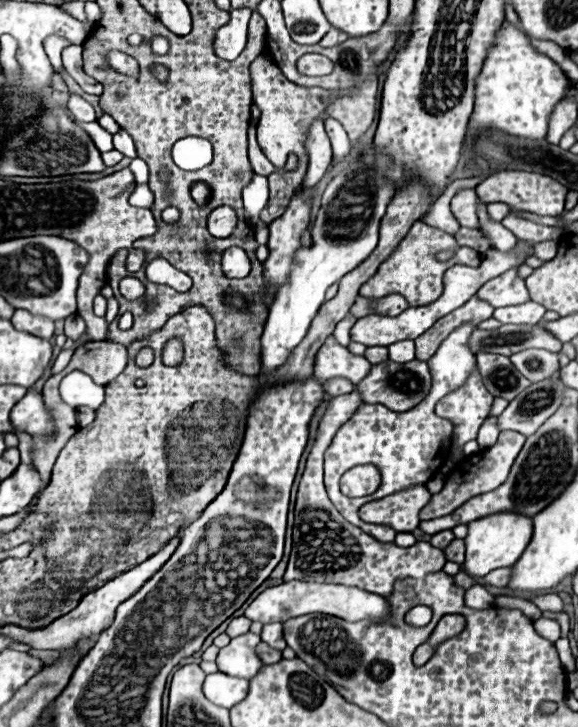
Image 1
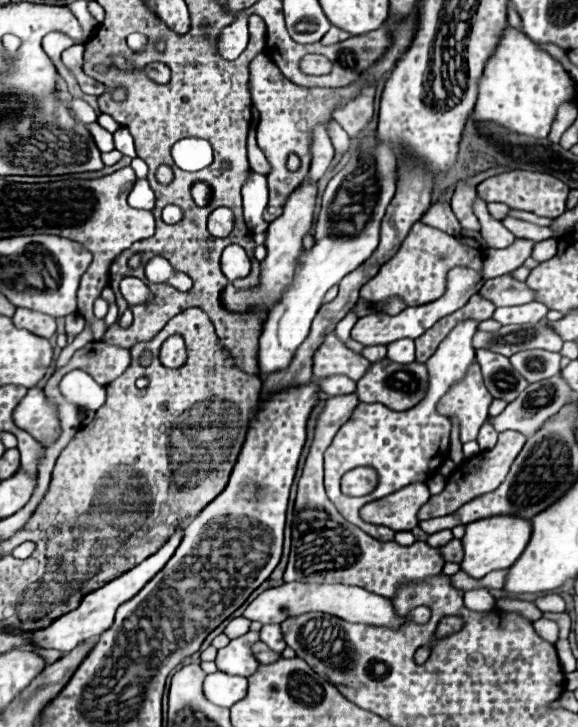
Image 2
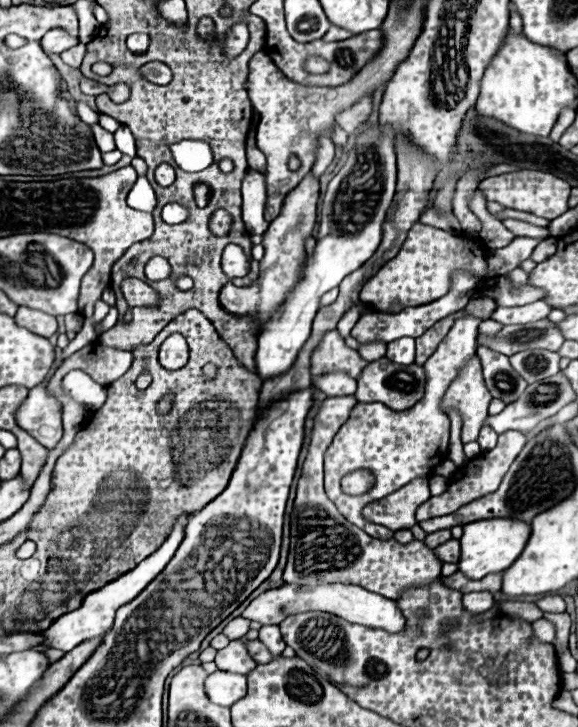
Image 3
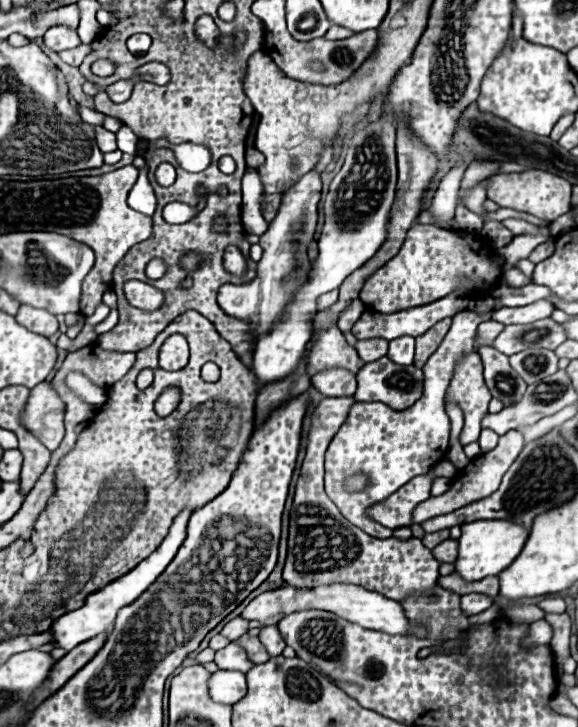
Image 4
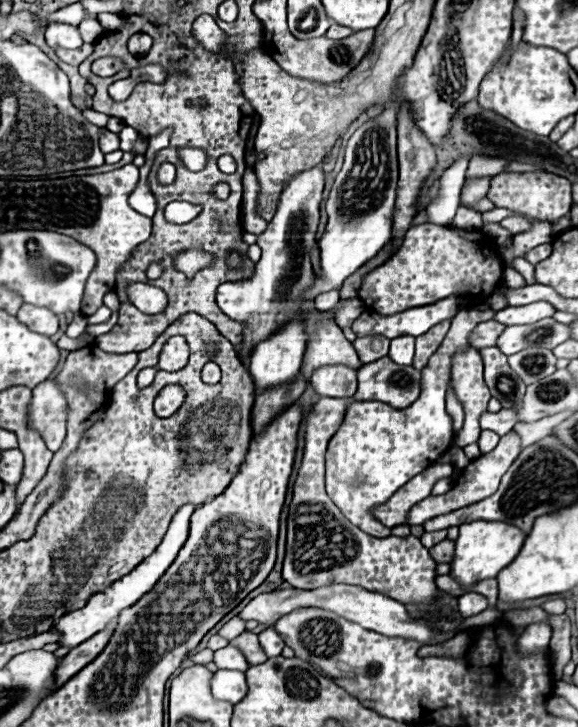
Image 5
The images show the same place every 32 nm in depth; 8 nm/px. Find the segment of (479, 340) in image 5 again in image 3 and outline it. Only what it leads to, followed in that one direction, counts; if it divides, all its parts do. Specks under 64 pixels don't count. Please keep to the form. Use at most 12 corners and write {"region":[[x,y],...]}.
{"region":[[482,320],[478,334],[494,336],[502,330],[502,324]]}

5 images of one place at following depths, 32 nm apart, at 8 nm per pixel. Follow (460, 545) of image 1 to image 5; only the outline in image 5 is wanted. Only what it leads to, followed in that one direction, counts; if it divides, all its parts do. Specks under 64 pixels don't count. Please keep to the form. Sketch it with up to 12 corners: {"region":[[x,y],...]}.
{"region":[[444,540],[430,548],[436,562],[452,562],[454,542]]}

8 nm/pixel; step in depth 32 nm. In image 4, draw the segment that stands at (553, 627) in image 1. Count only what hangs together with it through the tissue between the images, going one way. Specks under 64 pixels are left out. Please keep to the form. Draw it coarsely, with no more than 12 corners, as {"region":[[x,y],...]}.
{"region":[[546,620],[530,624],[526,640],[550,644],[552,626]]}

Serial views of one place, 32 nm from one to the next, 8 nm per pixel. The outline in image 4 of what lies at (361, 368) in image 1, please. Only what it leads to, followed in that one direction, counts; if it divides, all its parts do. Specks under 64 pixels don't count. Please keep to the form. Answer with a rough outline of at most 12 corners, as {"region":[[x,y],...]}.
{"region":[[338,326],[314,332],[306,374],[324,368],[358,372],[364,362]]}

